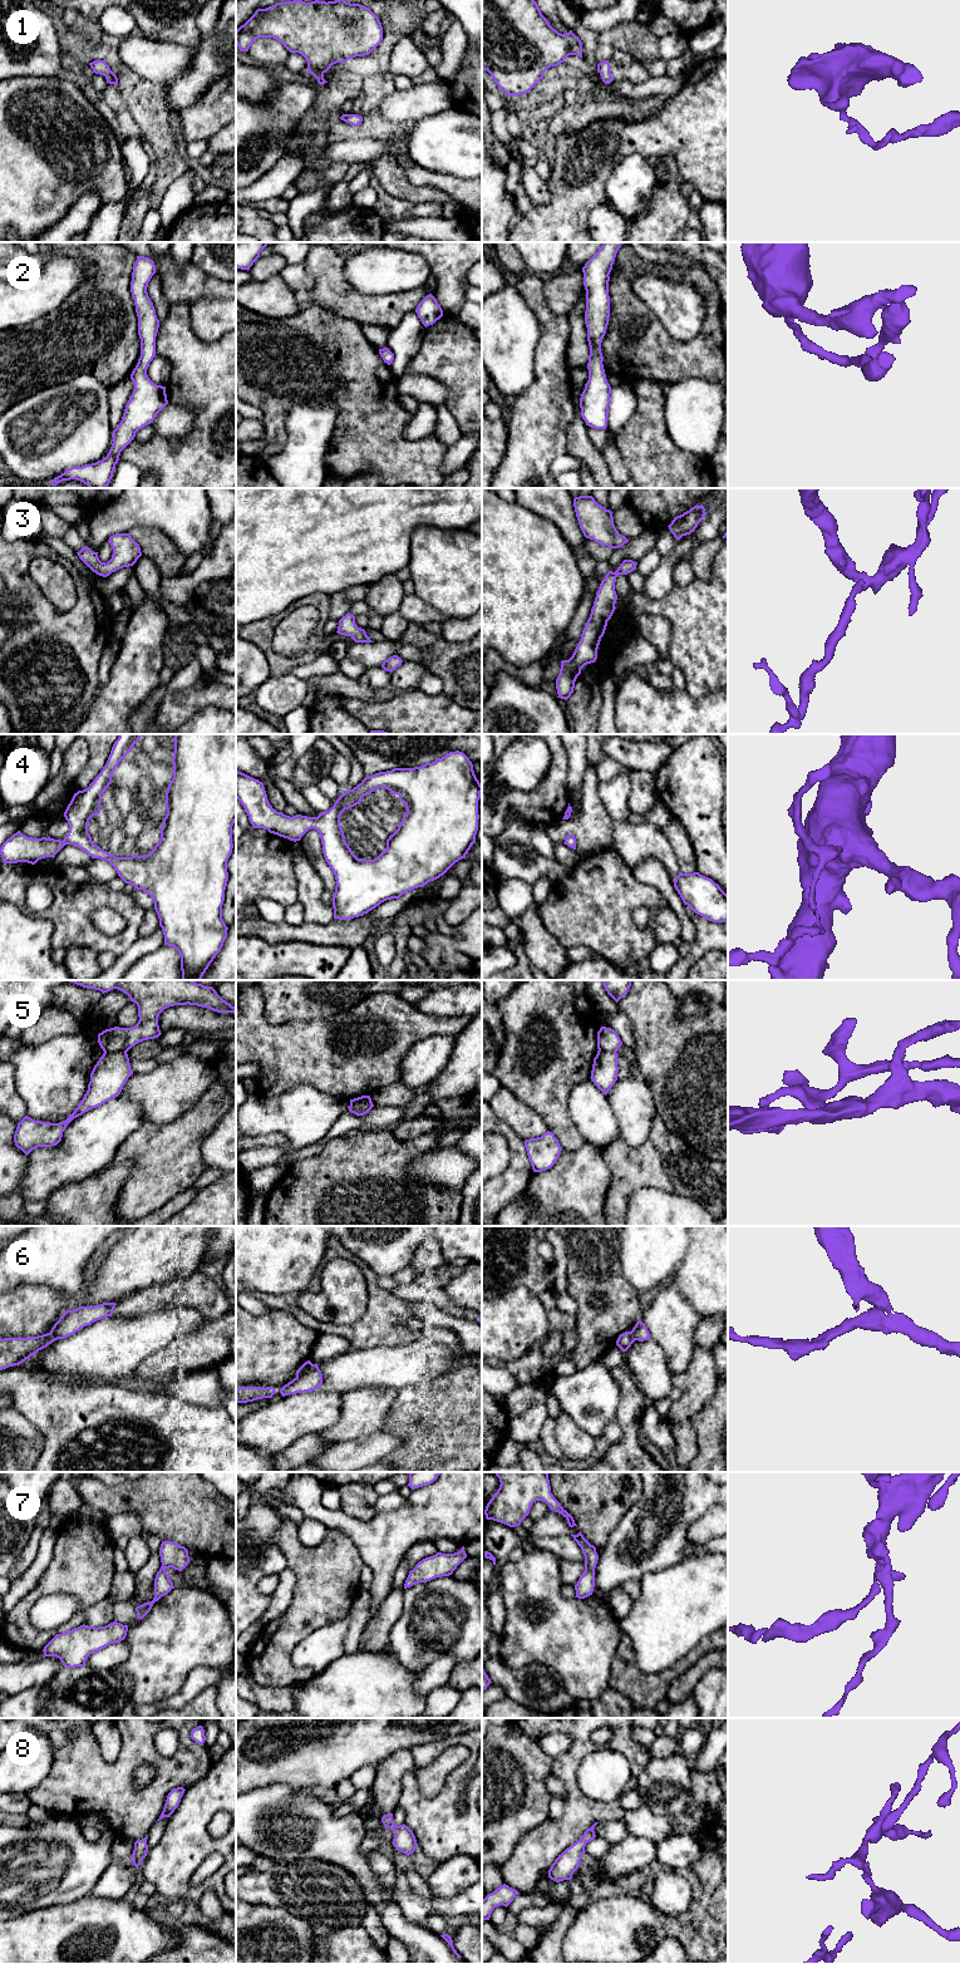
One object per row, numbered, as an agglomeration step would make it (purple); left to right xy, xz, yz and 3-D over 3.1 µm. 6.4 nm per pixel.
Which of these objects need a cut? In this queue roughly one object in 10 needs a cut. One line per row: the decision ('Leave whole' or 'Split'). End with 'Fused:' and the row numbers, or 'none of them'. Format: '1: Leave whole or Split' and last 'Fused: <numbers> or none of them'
1: Leave whole
2: Leave whole
3: Leave whole
4: Leave whole
5: Split
6: Leave whole
7: Leave whole
8: Leave whole
Fused: 5

